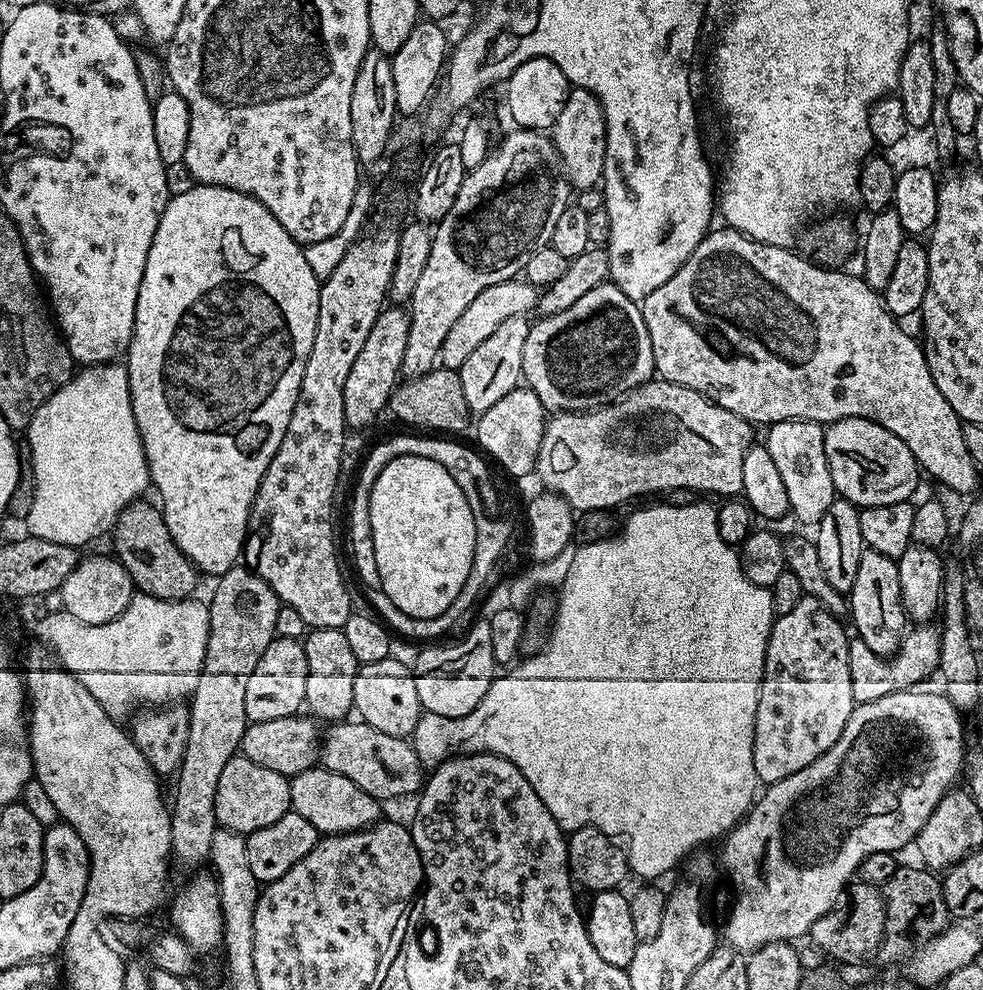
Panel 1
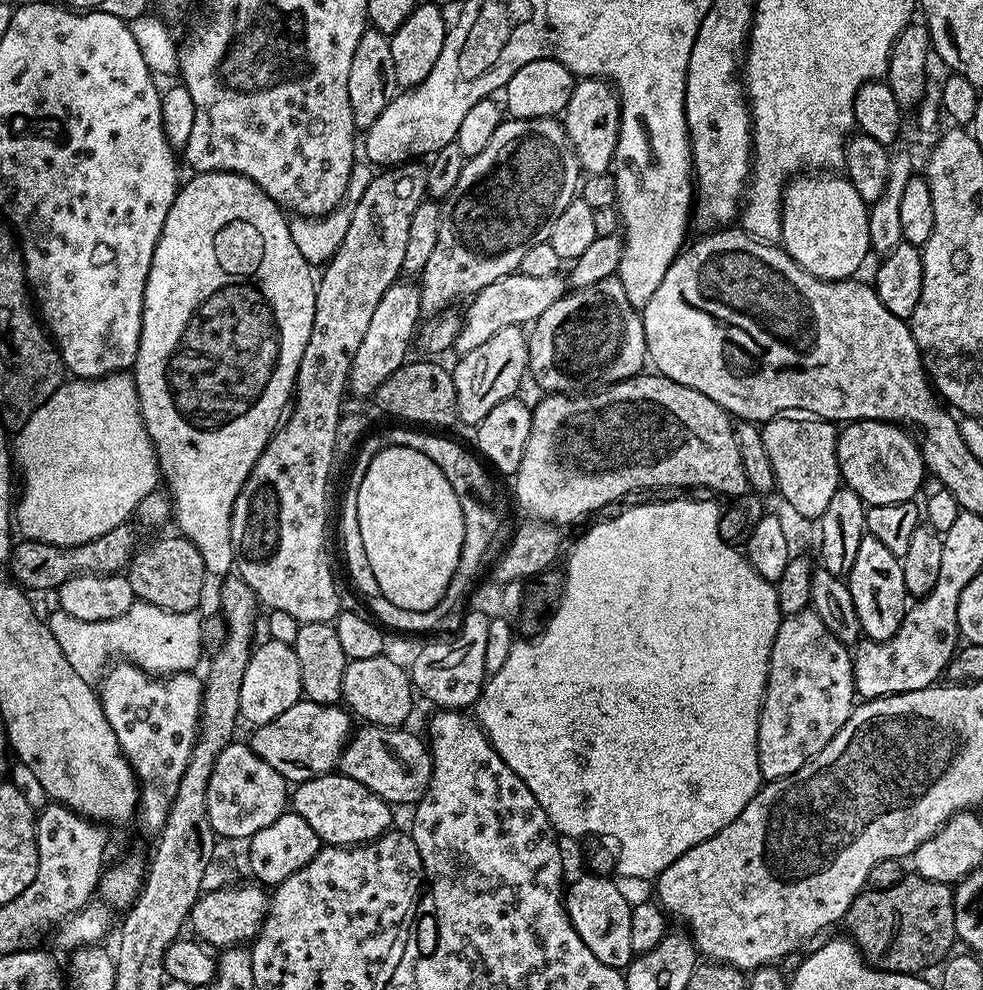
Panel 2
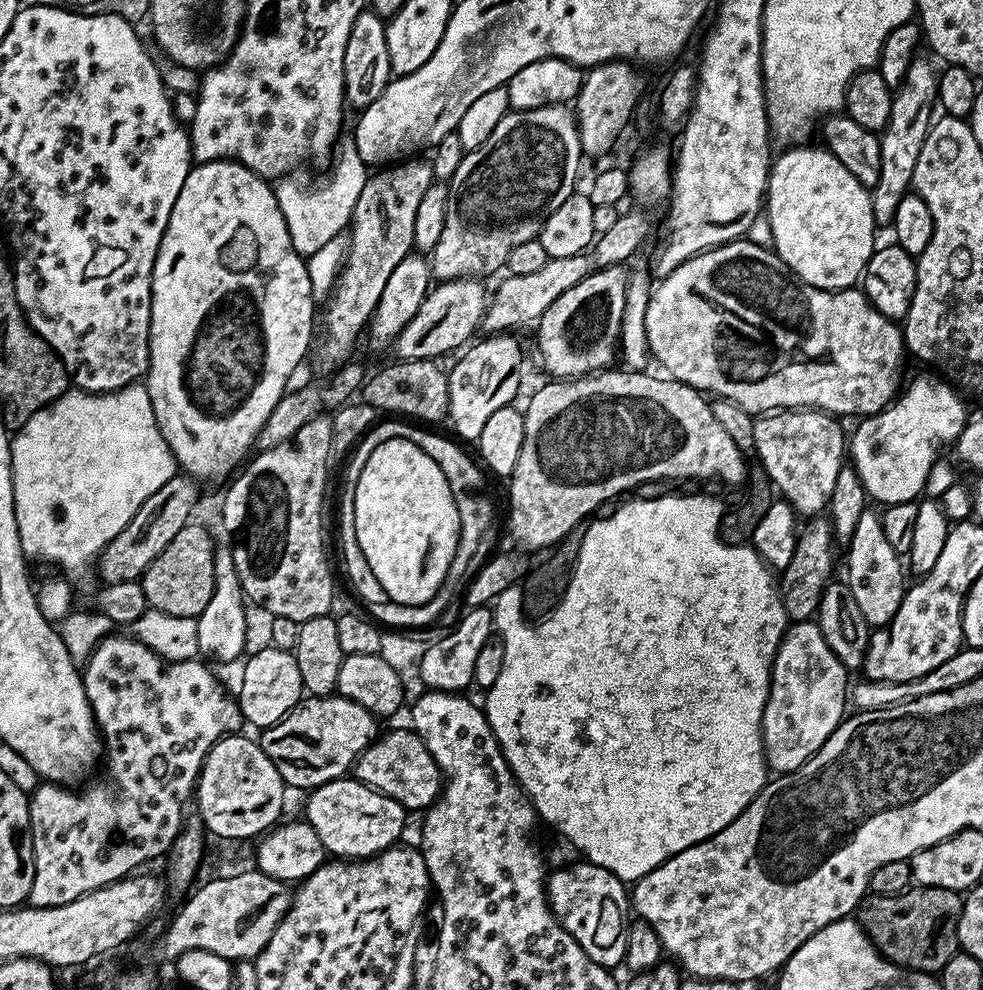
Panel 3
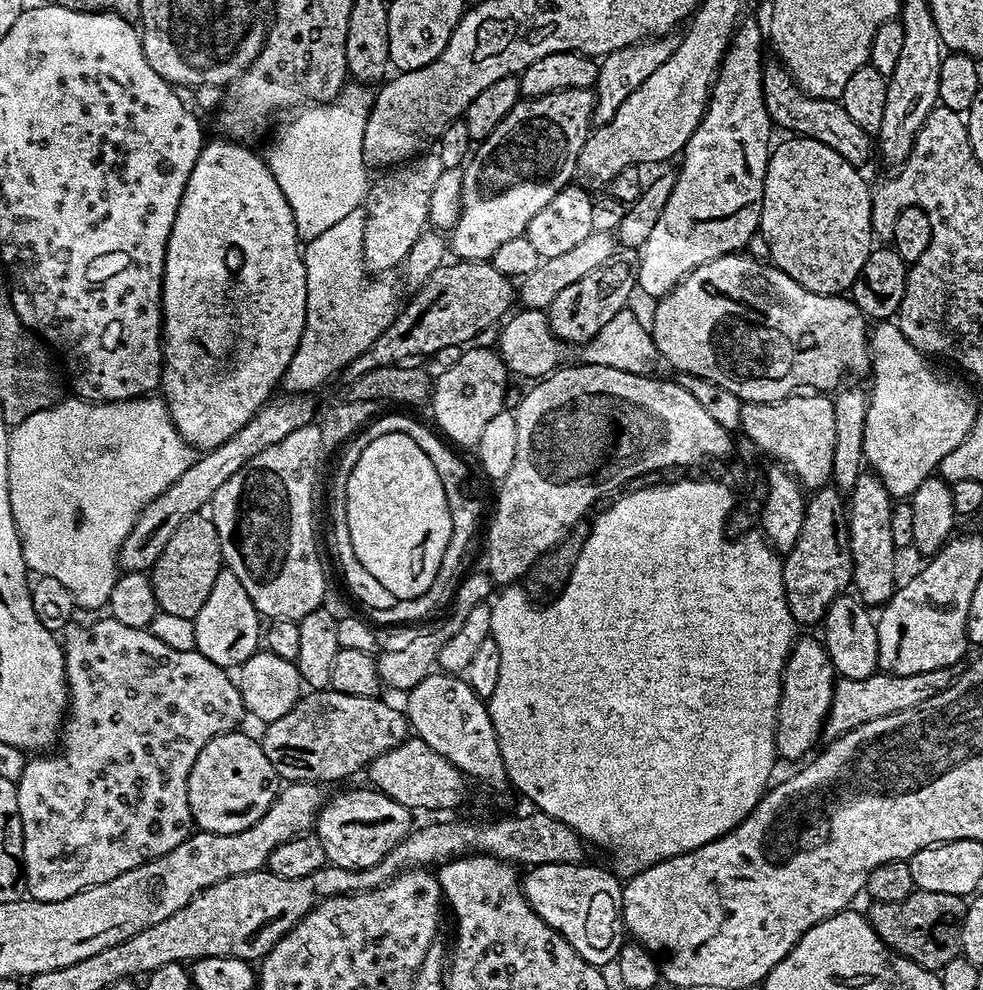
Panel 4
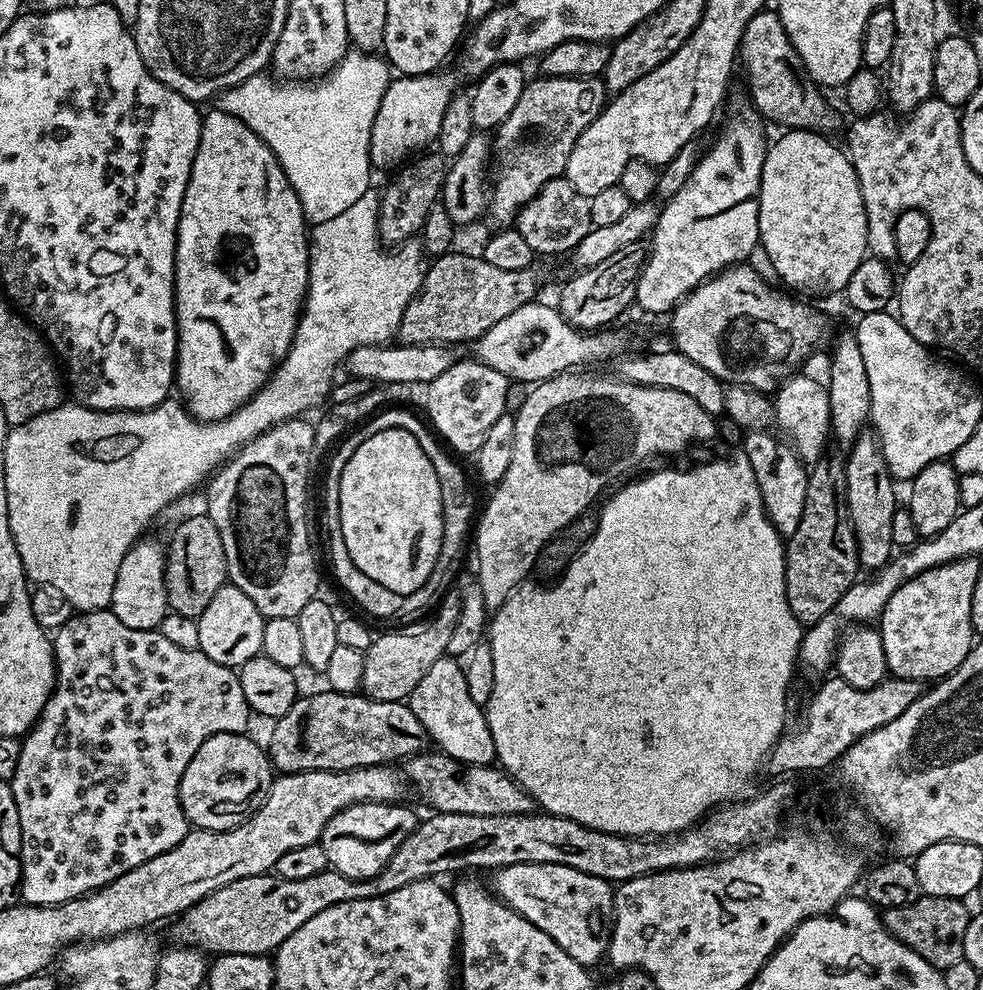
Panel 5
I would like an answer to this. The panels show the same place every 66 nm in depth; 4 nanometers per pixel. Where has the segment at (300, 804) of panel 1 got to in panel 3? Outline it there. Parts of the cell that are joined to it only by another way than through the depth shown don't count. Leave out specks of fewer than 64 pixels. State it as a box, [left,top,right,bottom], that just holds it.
[303,778,406,860]

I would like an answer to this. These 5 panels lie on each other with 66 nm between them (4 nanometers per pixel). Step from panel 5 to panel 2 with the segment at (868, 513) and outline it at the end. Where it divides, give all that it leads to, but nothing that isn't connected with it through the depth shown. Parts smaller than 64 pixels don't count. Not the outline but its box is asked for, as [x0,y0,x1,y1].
[846,534,910,640]

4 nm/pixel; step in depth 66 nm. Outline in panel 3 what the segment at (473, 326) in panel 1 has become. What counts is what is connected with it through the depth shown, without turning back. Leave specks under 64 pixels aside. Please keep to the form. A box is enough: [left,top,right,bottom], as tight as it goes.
[482,254,594,334]

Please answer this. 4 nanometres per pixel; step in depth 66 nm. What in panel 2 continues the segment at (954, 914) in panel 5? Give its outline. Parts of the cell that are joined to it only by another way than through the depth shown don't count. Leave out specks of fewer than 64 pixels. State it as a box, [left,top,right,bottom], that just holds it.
[842,874,957,973]

